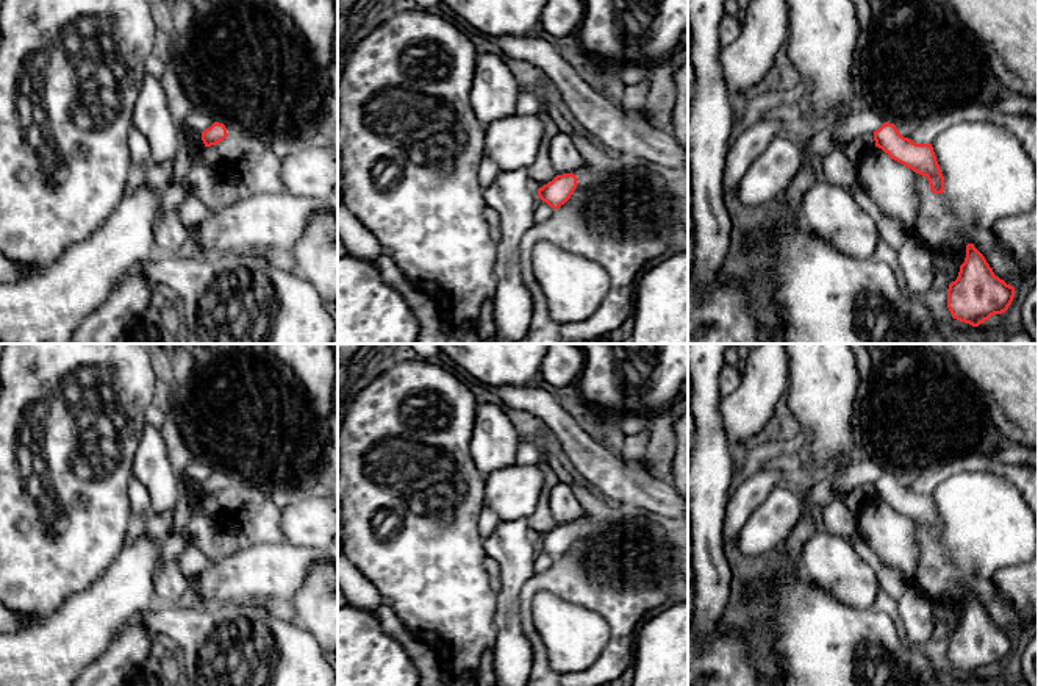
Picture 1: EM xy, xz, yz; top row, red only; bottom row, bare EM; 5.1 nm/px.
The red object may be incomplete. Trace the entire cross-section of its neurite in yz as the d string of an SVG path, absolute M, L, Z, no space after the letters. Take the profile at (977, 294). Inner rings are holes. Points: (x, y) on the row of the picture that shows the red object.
M966 245L966 258L955 281L947 289L947 308L954 319L979 327L994 314L1008 309L1015 288L994 275L985 256Z

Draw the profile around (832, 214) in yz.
M818 177L804 192L802 217L816 238L829 242L838 252L860 259L874 256L880 241L877 225L872 216L854 200L850 189L830 184Z

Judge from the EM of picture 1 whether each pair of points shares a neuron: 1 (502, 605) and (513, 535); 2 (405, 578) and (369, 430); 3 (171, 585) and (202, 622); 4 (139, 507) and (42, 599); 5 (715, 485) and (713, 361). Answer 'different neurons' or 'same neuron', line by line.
1: same neuron
2: same neuron
3: different neurons
4: different neurons
5: same neuron

